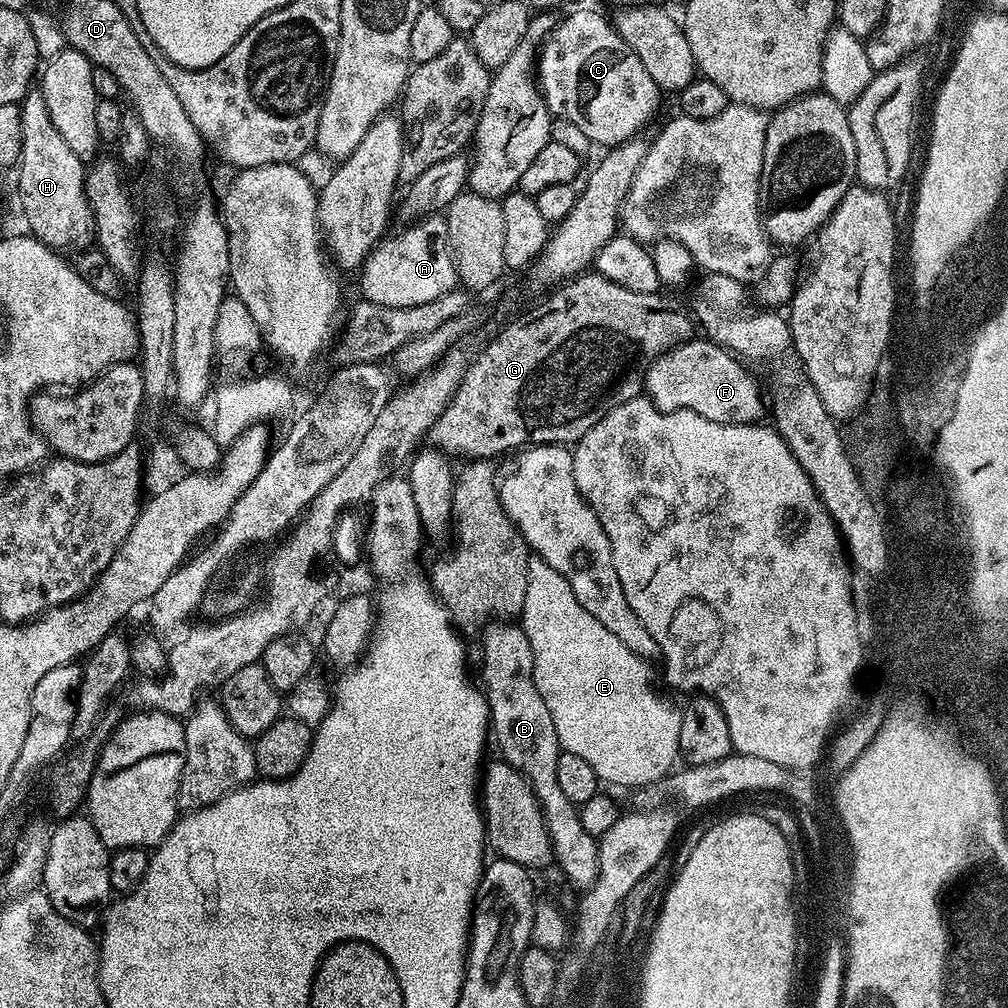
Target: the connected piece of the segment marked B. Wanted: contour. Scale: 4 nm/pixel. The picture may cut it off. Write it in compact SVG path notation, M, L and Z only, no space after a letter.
M489 622L484 625L482 635L484 635L482 691L488 698L488 717L494 744L500 747L499 755L503 760L527 778L542 806L546 830L550 834L552 843L555 867L558 866L564 871L564 876L573 884L571 885L573 889L588 890L598 878L599 843L597 837L591 836L586 826L582 826L579 807L570 802L570 798L566 798L566 793L558 783L558 758L562 749L558 742L558 730L554 730L554 718L550 718L550 710L546 702L542 702L538 686L534 686L534 650L530 650L530 638L526 638L523 627L516 622Z

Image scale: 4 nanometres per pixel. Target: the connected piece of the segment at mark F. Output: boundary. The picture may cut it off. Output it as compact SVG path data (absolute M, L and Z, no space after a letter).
M693 338L651 361L644 375L644 387L659 412L685 408L702 418L710 418L710 422L754 424L765 414L766 400L760 397L759 382L747 370L727 349L707 338Z

